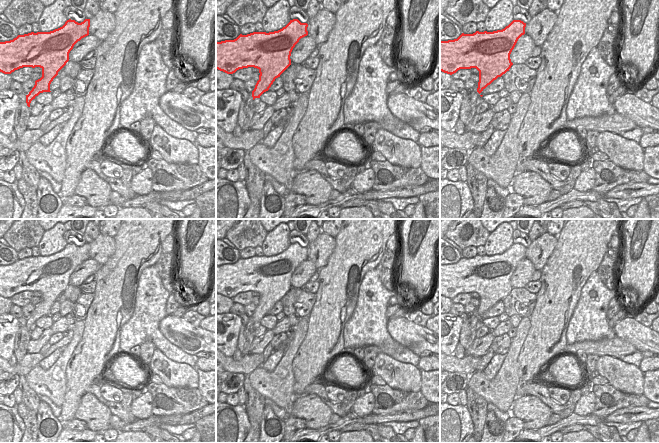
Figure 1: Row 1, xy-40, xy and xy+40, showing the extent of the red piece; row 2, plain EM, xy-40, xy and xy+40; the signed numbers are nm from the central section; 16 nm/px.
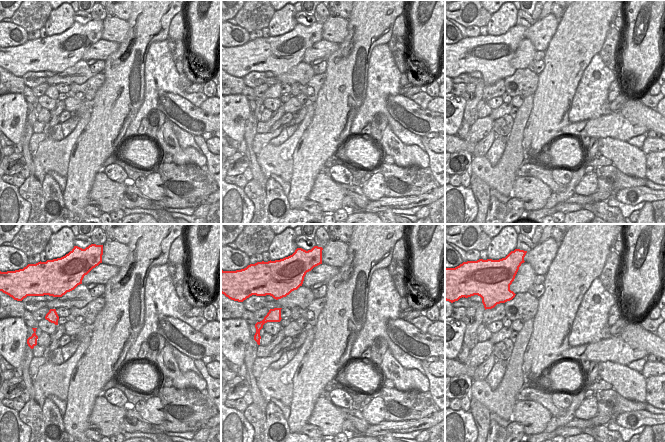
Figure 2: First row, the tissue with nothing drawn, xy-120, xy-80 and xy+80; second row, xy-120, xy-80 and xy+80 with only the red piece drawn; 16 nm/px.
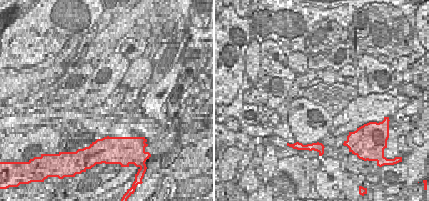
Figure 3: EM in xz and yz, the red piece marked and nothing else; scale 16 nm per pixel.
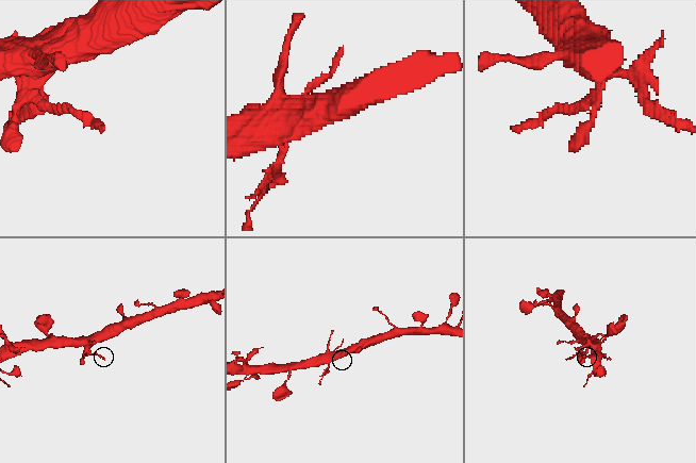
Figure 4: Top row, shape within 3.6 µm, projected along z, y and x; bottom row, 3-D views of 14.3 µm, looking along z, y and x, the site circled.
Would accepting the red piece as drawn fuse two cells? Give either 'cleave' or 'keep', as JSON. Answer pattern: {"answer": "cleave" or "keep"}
{"answer": "cleave"}

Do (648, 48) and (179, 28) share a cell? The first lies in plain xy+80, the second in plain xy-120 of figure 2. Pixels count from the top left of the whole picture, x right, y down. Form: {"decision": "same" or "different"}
{"decision": "different"}

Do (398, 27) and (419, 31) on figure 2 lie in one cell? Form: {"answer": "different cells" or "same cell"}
{"answer": "different cells"}

